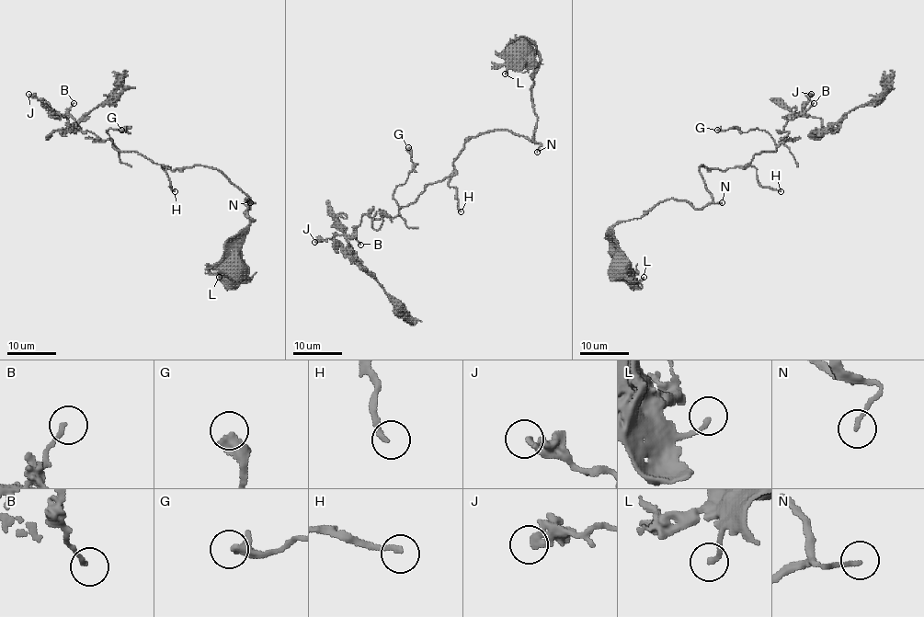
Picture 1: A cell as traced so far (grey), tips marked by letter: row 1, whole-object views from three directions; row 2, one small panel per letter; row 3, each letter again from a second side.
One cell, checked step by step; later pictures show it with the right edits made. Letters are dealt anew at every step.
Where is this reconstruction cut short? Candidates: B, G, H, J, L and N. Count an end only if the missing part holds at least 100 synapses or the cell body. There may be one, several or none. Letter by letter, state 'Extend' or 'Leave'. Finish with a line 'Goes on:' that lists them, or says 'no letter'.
B: Leave
G: Leave
H: Extend
J: Leave
L: Leave
N: Extend
Goes on: H, N

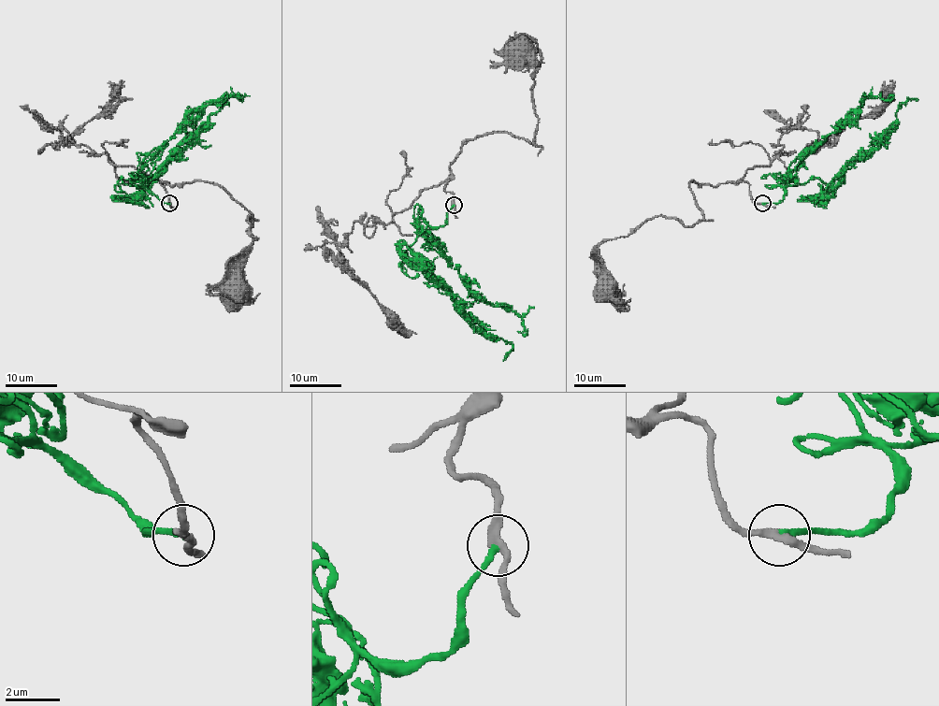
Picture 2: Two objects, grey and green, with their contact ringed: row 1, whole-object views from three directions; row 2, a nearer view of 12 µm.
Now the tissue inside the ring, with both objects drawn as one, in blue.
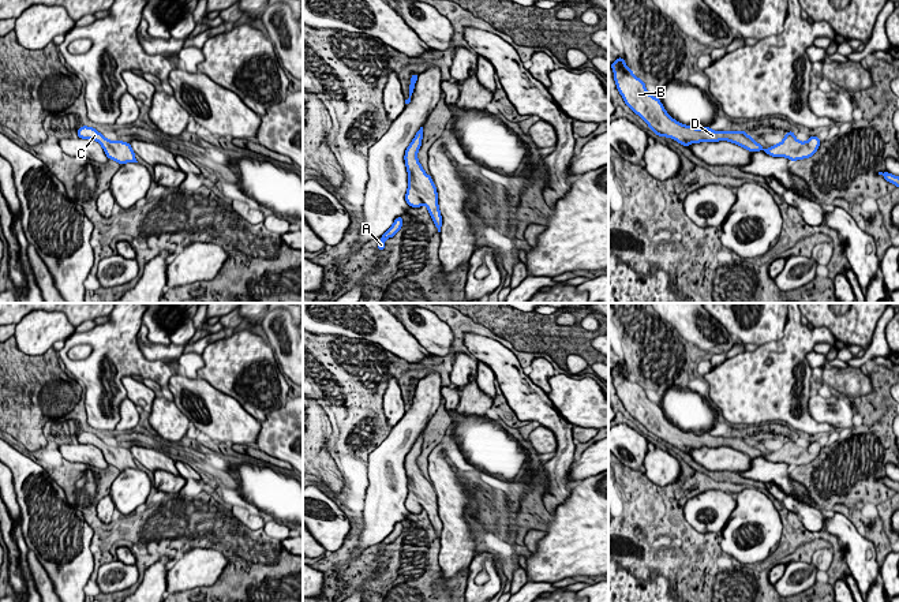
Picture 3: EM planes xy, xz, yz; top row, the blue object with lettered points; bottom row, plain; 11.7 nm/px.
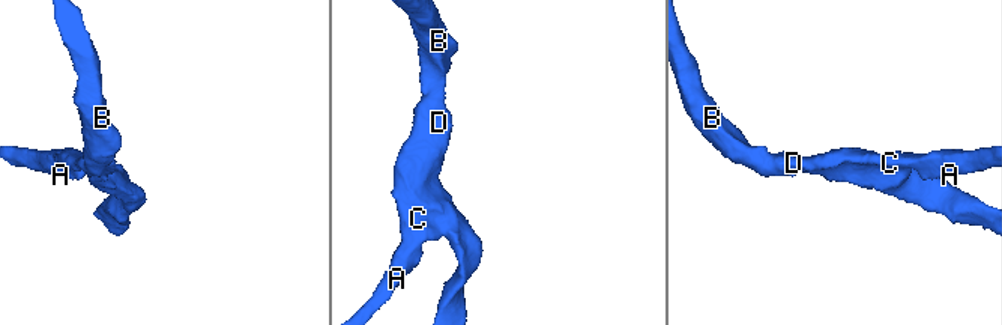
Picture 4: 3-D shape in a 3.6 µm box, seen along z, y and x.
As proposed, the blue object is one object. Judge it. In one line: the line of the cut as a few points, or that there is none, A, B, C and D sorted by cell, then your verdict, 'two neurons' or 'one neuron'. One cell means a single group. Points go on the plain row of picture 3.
no cut; A B C D; one neuron

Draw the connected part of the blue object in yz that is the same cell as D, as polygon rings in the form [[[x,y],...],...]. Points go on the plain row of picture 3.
[[[618,363],[611,369],[611,374],[617,396],[630,416],[638,420],[658,442],[671,444],[686,453],[690,449],[700,449],[703,446],[728,446],[752,459],[763,456],[772,463],[786,463],[790,467],[797,467],[812,463],[821,449],[816,441],[810,442],[806,448],[801,448],[795,444],[794,437],[789,437],[780,449],[764,455],[760,449],[754,448],[754,444],[741,435],[713,437],[709,431],[698,435],[693,431],[681,430],[666,418],[659,404],[647,397],[645,389],[633,379],[623,363]]]

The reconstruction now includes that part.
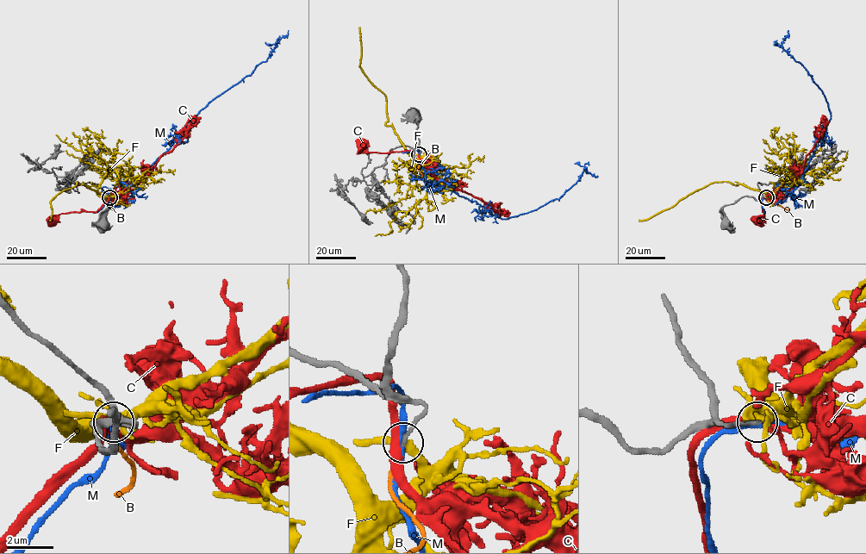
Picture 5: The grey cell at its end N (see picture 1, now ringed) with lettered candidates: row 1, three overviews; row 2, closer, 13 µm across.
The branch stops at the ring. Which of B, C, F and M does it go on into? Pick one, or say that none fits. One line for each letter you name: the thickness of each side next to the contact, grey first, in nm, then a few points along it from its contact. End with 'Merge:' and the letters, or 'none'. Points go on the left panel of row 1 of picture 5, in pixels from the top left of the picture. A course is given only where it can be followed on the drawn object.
B: 140 nm thick on the grey side, 150 nm on the other; it runs (109, 197), (111, 202), (109, 206), (112, 209)
Merge: B

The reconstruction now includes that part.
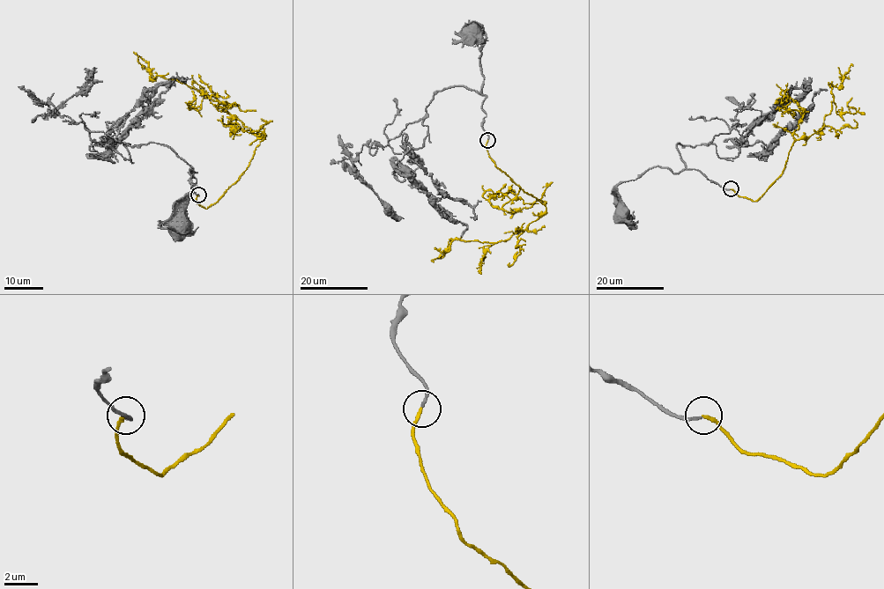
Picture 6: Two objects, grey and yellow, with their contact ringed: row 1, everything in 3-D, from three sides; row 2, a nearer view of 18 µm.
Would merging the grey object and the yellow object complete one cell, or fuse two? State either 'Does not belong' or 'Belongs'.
Belongs

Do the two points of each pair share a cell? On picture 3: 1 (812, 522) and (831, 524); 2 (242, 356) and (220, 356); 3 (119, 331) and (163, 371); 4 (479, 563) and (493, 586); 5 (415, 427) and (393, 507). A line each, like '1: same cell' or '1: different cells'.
1: different cells
2: same cell
3: same cell
4: same cell
5: same cell

